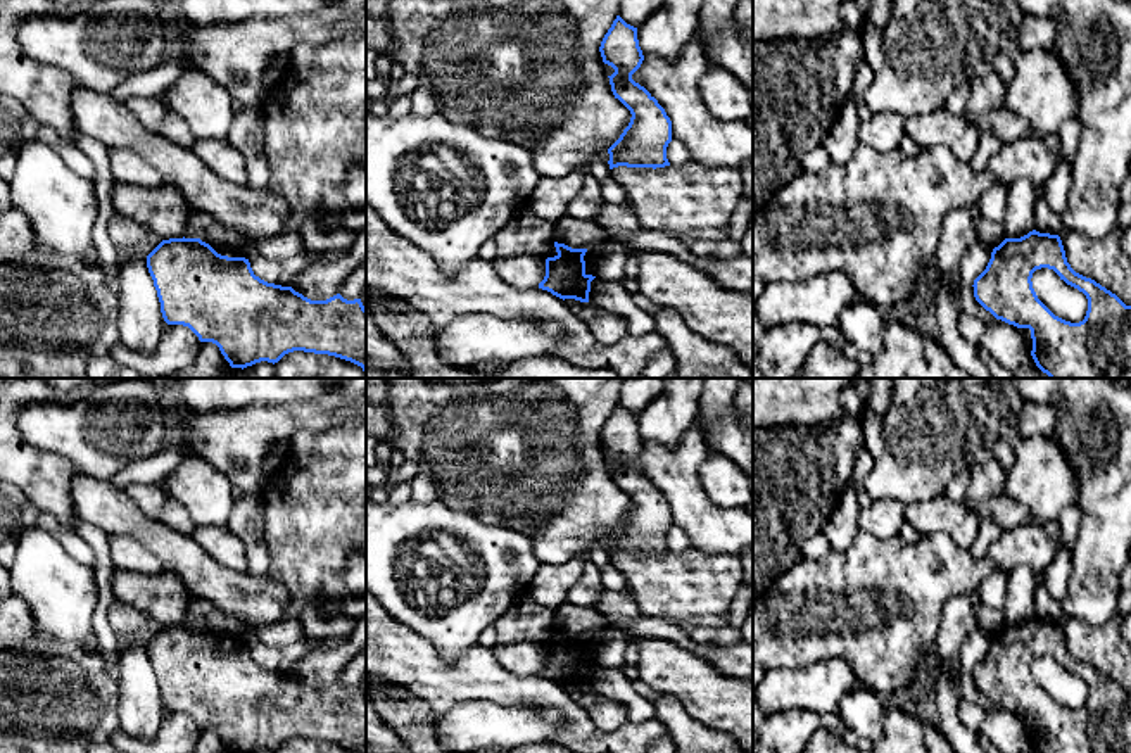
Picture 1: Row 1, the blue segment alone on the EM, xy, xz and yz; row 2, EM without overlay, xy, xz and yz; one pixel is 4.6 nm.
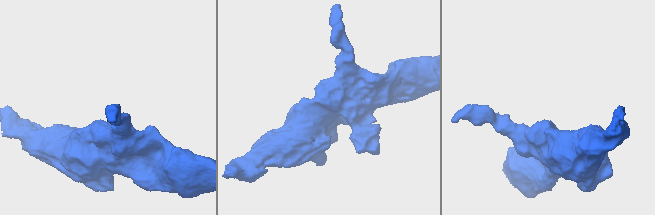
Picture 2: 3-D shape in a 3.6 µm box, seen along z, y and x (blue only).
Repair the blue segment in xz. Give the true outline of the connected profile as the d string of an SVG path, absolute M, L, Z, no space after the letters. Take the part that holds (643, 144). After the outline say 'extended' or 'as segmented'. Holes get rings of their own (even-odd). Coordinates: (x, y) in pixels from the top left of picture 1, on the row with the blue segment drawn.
M616 16L599 52L603 62L615 69L608 76L615 98L632 114L629 126L608 149L610 169L618 166L653 169L670 166L667 147L672 142L672 121L658 100L632 79L644 60L637 28Z; as segmented

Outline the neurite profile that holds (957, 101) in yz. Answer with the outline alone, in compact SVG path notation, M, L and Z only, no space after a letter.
M965 79L957 90L948 95L945 109L955 116L964 117L969 97L970 85L969 79Z

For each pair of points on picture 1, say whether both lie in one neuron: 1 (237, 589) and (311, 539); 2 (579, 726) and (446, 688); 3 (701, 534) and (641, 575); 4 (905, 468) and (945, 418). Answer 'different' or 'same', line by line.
1: different
2: same
3: different
4: same

